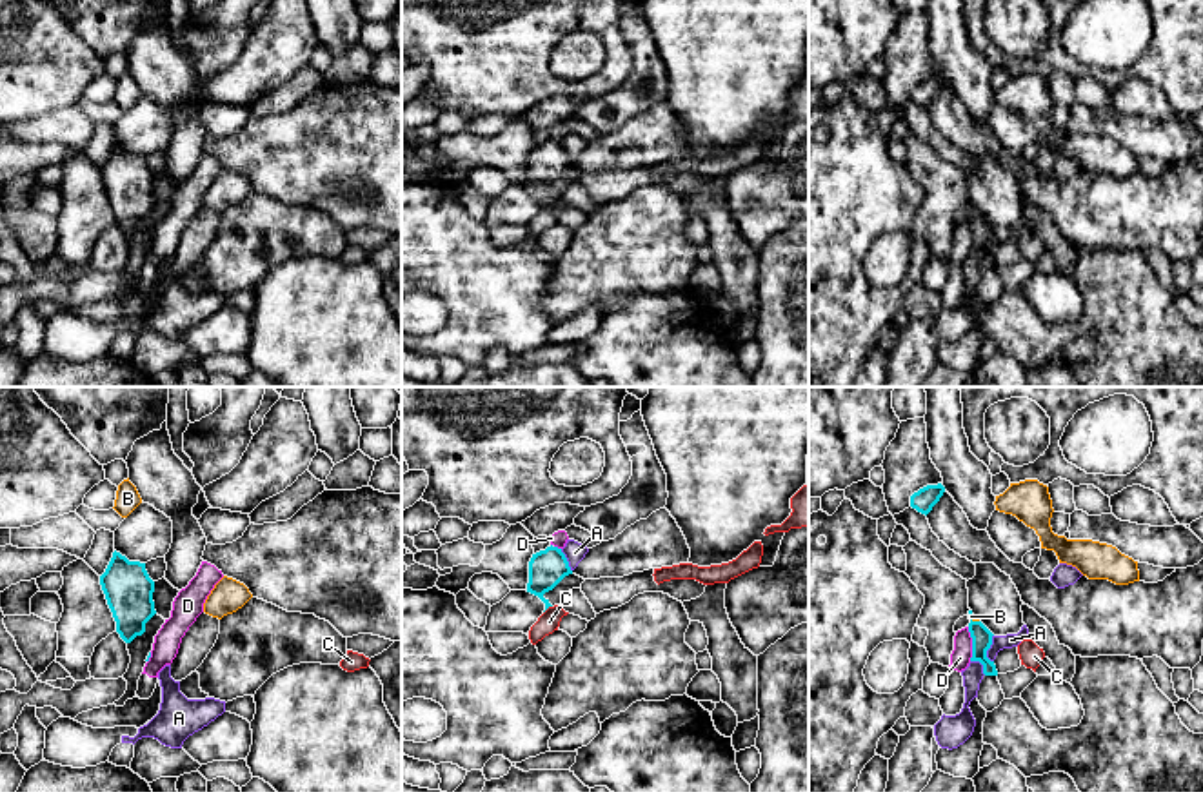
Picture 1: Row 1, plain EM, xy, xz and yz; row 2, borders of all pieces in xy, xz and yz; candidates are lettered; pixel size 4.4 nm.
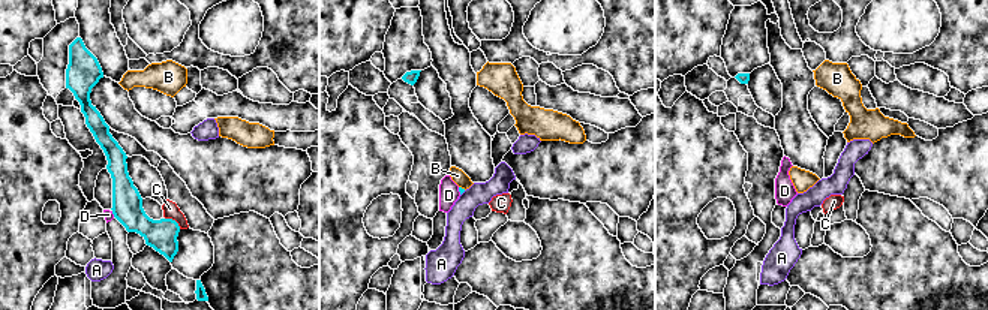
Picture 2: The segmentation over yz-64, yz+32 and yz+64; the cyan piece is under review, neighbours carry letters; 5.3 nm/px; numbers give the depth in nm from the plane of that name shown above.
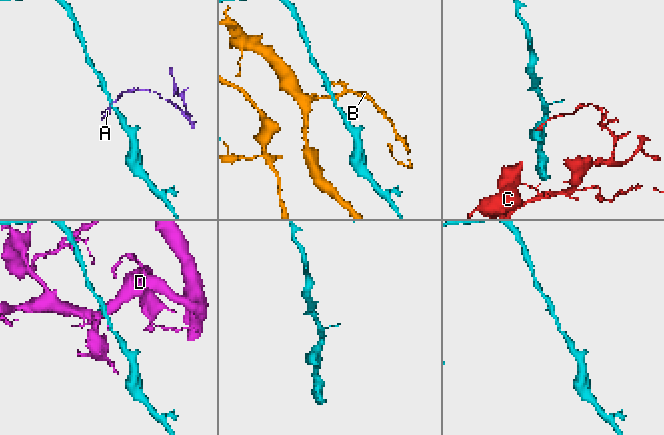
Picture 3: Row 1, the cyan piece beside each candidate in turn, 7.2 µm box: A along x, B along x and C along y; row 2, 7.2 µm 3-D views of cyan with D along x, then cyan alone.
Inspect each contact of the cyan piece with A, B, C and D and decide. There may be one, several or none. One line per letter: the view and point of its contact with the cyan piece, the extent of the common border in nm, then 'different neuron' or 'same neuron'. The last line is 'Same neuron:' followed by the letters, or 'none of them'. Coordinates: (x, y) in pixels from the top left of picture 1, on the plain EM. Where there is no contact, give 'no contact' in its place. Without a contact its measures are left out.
A: contact yz (989, 240); length 130 nm; different neuron
B: contact yz (974, 215); length 40 nm; different neuron
C: contact xz (547, 200); length 50 nm; different neuron
D: contact yz (973, 237); length 150 nm; different neuron
Same neuron: none of them

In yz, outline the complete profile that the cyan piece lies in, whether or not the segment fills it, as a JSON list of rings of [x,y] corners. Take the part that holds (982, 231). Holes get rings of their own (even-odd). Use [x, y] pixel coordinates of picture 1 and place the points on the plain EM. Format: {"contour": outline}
{"contour": [[[972,214],[969,216],[969,225],[972,231],[972,251],[970,254],[979,254],[983,258],[985,269],[998,269],[994,254],[987,251],[987,243],[992,238],[992,225],[981,216]]]}

